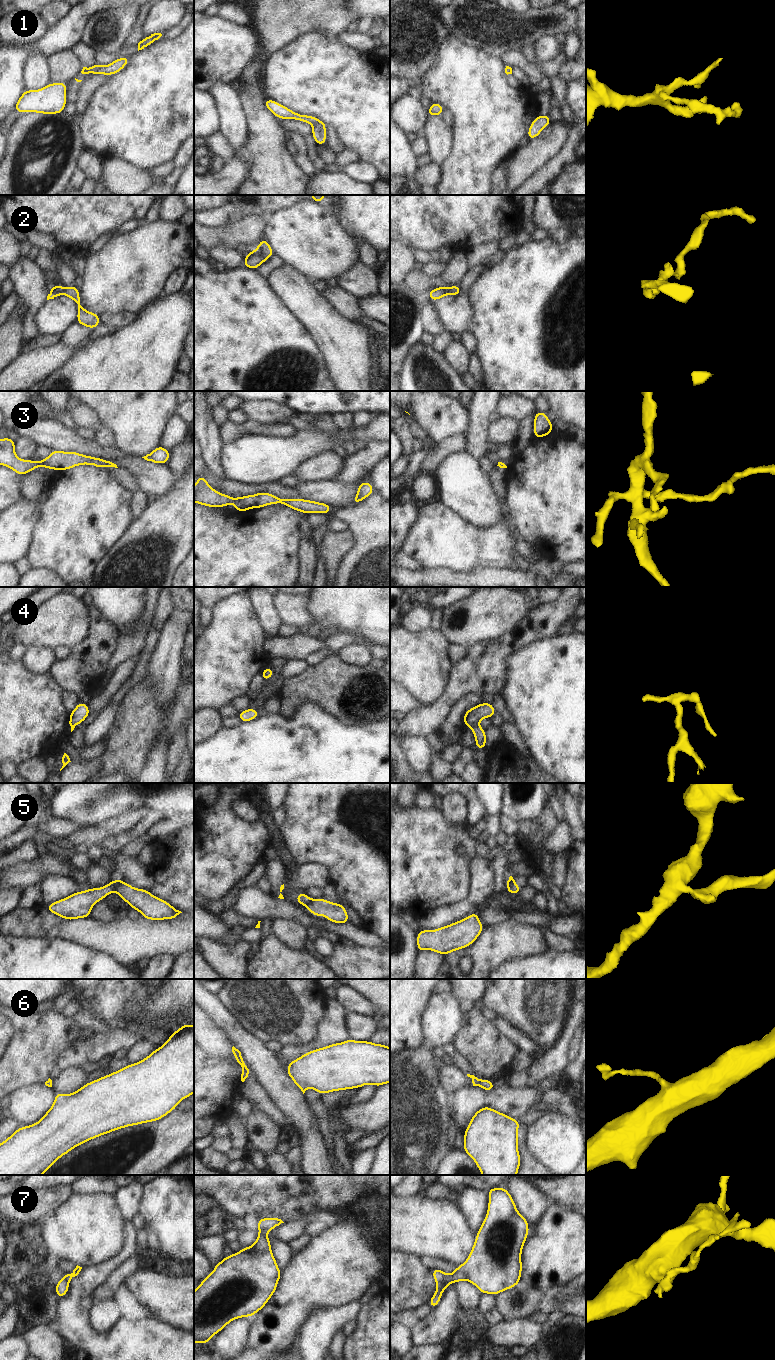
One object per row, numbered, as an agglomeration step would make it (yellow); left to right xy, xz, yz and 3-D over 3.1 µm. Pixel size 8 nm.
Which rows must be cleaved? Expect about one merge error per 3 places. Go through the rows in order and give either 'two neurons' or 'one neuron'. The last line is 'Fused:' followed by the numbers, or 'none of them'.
1: one neuron
2: one neuron
3: one neuron
4: two neurons
5: two neurons
6: one neuron
7: two neurons
Fused: 4, 5, 7

